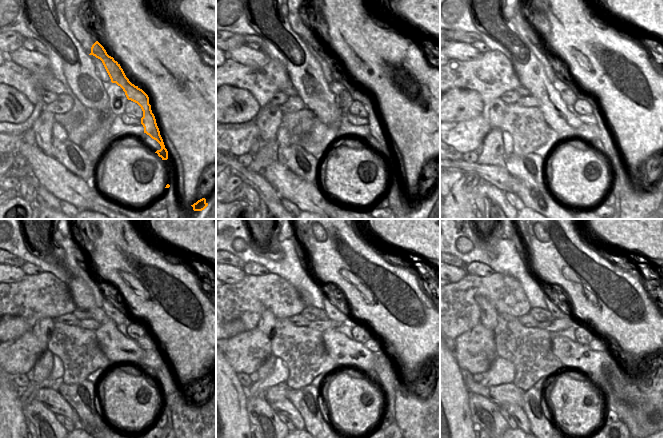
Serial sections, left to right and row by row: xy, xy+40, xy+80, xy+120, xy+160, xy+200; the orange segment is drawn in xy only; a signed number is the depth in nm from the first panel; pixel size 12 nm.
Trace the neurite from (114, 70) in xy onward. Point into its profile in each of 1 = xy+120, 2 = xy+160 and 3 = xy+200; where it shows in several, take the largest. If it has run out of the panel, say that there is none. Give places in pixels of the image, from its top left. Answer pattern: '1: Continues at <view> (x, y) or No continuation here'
1: Continues at xy+120 (176, 400)
2: Continues at xy+160 (398, 402)
3: Continues at xy+200 (619, 400).

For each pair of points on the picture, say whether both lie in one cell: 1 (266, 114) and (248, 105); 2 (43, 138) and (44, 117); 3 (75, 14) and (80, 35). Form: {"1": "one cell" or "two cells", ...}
{"1": "two cells", "2": "one cell", "3": "one cell"}

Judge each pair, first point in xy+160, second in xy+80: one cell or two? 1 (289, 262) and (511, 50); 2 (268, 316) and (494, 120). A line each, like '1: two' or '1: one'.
1: two
2: one

